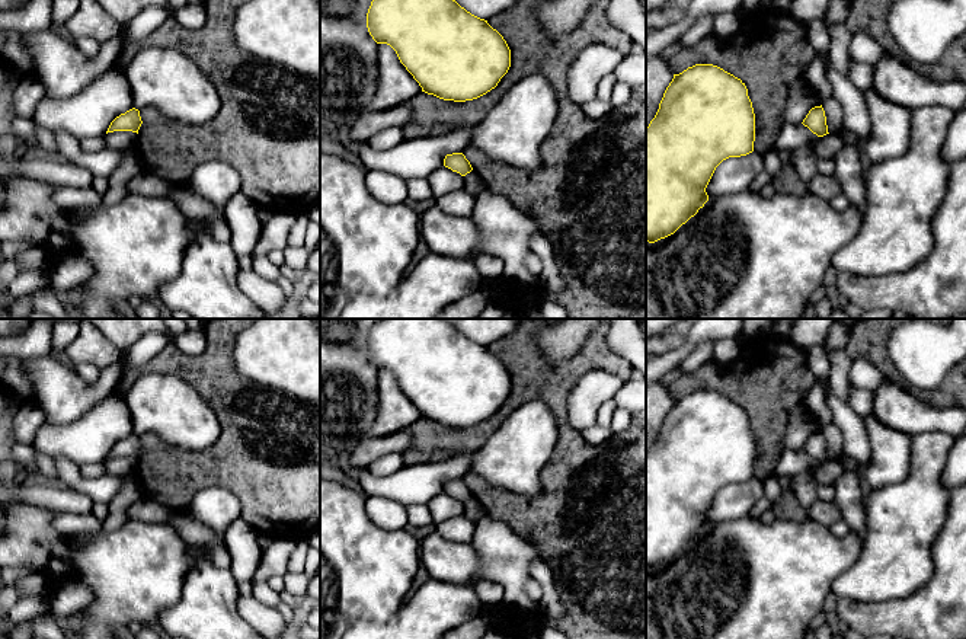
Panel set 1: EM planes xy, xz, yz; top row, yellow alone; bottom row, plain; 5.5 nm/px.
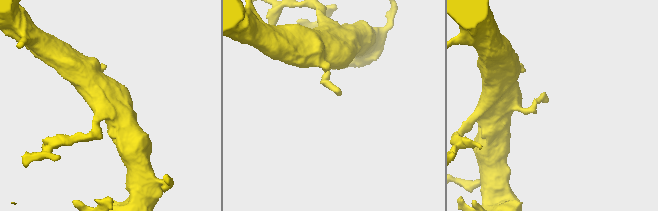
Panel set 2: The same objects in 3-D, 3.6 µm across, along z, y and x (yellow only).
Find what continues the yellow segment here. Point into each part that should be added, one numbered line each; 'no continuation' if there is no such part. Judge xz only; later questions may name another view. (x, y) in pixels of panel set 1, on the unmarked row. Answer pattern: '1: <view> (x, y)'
no continuation

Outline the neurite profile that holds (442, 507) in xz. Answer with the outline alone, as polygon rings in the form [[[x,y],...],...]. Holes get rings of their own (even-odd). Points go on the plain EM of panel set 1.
[[[441,492],[429,504],[428,508],[432,514],[434,525],[464,514],[464,502],[451,495]]]

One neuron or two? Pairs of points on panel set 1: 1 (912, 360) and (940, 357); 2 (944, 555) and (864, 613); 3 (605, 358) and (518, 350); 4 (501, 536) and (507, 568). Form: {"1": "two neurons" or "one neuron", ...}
{"1": "one neuron", "2": "one neuron", "3": "one neuron", "4": "one neuron"}

